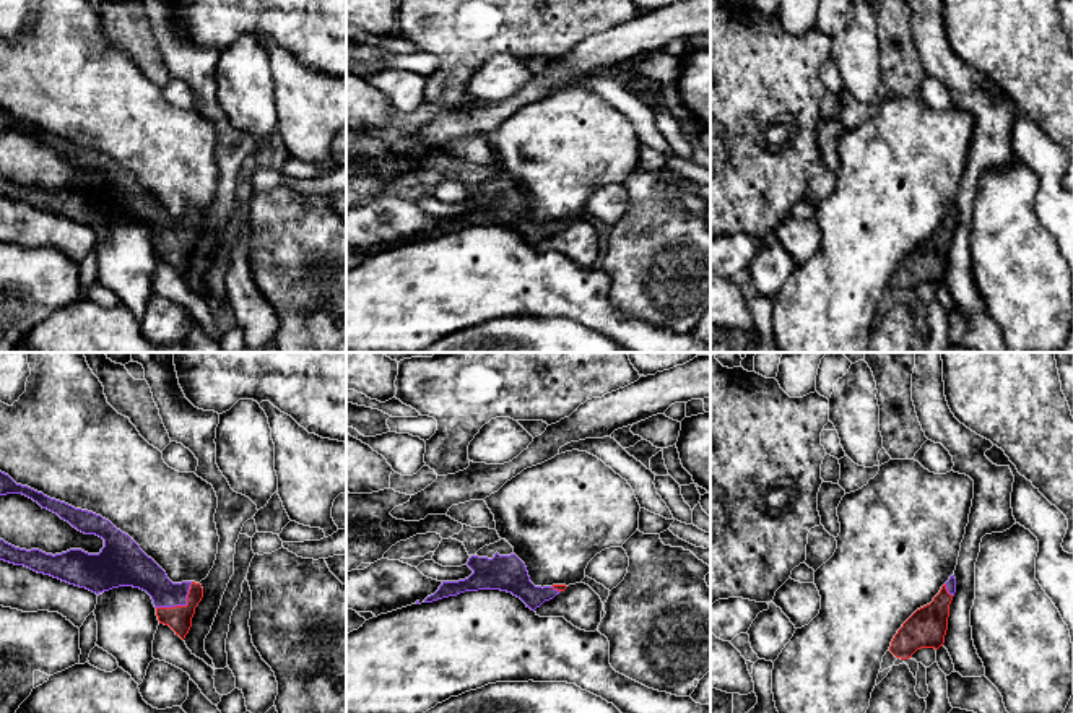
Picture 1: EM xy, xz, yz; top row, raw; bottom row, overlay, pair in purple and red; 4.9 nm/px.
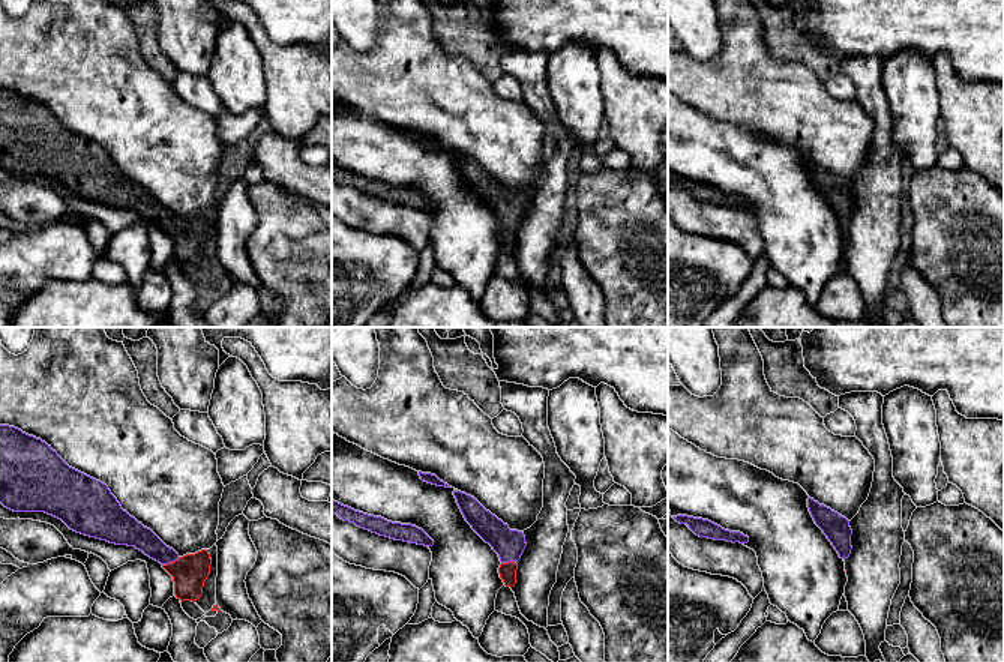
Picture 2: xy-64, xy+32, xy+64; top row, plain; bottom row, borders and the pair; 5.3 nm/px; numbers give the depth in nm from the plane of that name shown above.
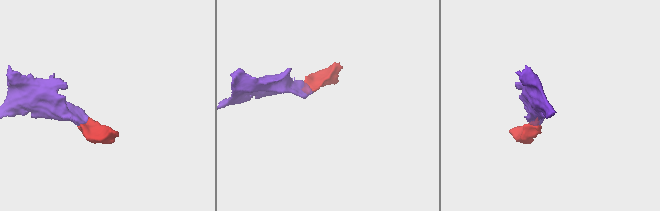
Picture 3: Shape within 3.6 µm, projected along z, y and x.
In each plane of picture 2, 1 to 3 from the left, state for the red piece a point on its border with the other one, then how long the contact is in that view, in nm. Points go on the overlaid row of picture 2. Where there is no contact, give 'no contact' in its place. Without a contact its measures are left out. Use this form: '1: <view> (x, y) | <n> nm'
1: xy-64 (170, 562) | 100 nm
2: xy+32 (508, 562) | 70 nm
3: no contact

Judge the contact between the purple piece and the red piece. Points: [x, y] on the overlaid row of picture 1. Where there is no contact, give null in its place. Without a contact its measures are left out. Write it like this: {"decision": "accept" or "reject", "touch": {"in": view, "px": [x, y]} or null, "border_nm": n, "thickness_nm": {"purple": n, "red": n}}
{"decision": "accept", "touch": {"in": "xy", "px": [181, 604]}, "border_nm": 220, "thickness_nm": {"purple": 160, "red": 130}}

